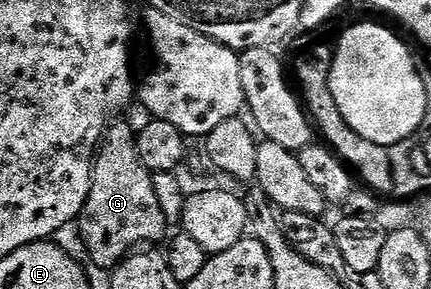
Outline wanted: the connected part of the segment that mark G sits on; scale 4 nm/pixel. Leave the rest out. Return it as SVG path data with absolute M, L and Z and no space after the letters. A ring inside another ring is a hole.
M112 122L103 132L103 140L100 141L95 153L95 161L91 164L89 197L77 220L79 235L83 238L83 247L87 250L88 257L97 266L107 267L106 269L118 267L140 245L158 244L155 242L163 234L166 236L169 231L165 213L161 209L157 194L154 193L154 174L149 169L145 169L145 165L141 165L141 156L137 154L136 128L119 122Z

